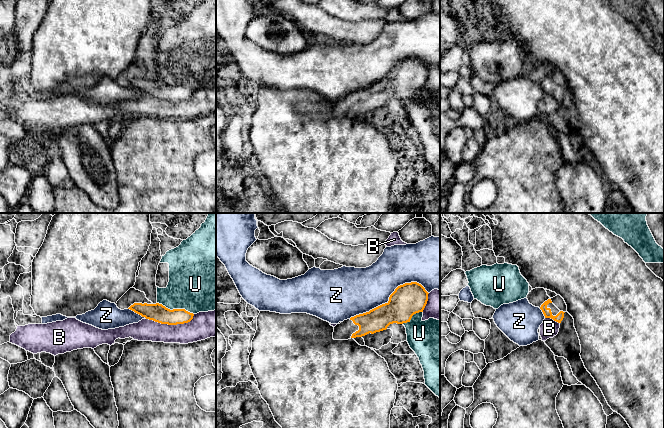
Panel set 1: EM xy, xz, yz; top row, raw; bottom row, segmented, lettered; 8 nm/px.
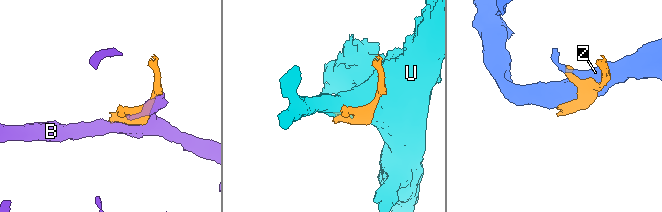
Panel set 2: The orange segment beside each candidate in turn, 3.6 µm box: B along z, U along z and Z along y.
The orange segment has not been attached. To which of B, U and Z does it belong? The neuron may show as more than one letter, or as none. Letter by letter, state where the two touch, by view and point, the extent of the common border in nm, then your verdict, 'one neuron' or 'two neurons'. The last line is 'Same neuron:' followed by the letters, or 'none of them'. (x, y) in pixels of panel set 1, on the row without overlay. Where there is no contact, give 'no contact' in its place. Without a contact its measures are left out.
B: xy (171, 100) | 400 nm | two neurons
U: xy (175, 85) | 320 nm | two neurons
Z: xz (389, 74) | 650 nm | two neurons
Same neuron: none of them

